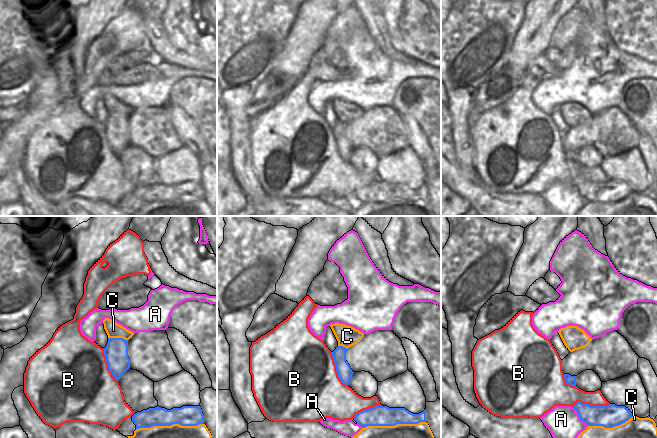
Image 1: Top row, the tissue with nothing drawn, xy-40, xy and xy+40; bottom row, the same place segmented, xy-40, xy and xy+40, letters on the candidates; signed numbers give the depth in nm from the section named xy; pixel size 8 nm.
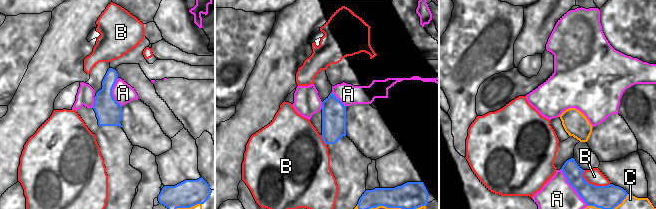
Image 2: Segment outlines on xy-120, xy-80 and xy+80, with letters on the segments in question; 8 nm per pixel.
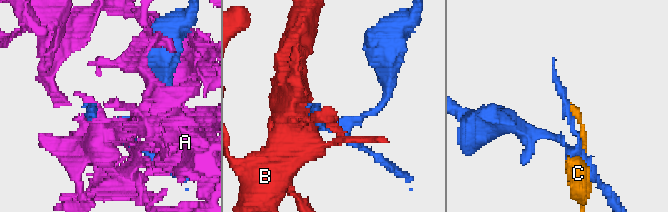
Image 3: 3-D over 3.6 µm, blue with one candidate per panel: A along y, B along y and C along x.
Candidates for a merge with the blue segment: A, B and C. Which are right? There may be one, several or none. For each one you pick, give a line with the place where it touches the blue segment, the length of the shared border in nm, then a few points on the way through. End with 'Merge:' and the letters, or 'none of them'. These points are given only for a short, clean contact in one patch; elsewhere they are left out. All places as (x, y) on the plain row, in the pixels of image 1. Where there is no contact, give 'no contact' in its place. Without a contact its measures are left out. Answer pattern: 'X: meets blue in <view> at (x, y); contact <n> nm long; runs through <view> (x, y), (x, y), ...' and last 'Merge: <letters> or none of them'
Merge: none of them

